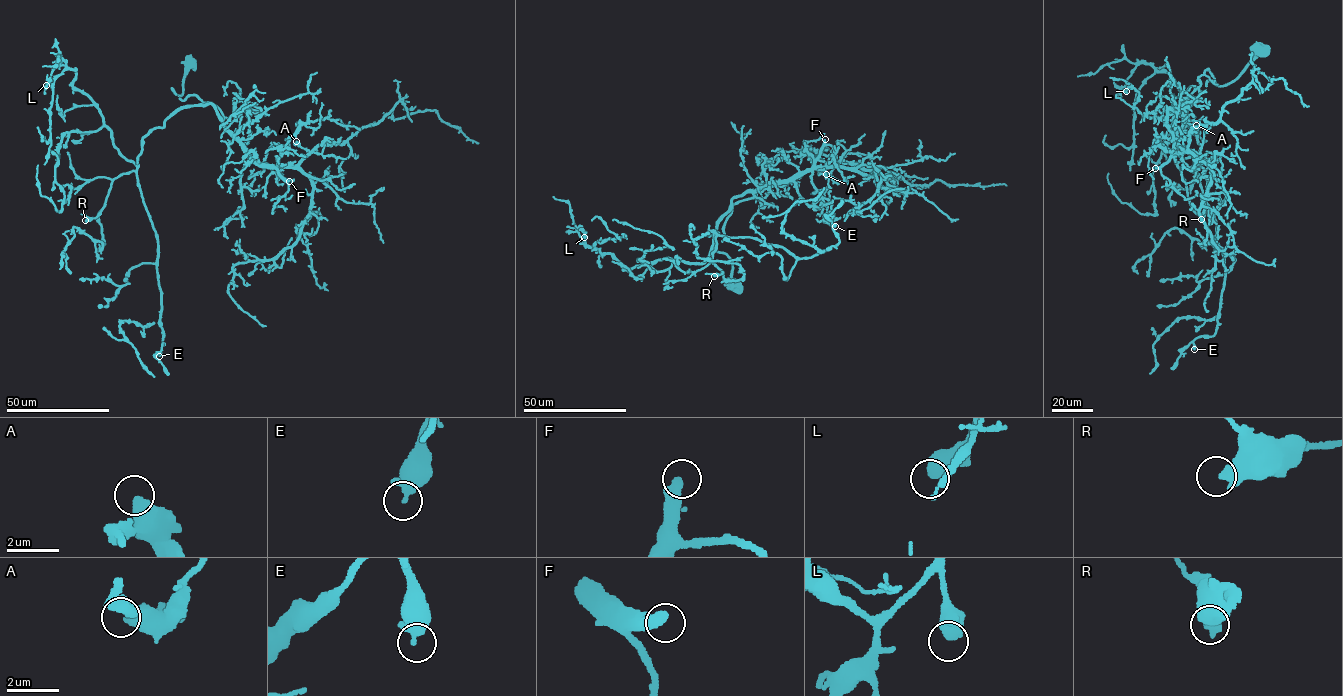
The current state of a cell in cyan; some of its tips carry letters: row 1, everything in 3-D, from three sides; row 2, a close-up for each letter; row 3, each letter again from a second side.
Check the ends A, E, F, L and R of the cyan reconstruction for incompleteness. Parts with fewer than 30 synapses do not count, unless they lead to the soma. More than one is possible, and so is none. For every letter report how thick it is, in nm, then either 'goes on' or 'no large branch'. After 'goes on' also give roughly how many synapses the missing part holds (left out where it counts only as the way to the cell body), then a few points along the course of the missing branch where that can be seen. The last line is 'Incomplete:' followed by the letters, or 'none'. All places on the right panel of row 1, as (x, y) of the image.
A: 500 nm | no large branch
E: 400 nm | no large branch
F: 320 nm | goes on | 250 syn
L: 600 nm | no large branch
R: 550 nm | no large branch
Incomplete: F

